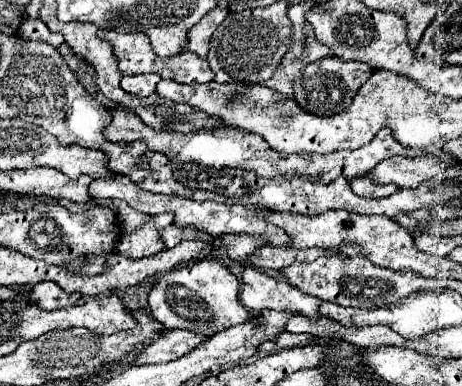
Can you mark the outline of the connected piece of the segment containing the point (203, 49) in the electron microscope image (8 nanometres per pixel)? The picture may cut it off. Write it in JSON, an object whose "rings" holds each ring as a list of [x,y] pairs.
{"rings":[[[212,9],[208,15],[204,15],[204,19],[200,19],[200,23],[196,23],[196,27],[192,27],[192,31],[188,31],[188,41],[184,45],[184,51],[192,51],[196,53],[200,59],[206,61],[208,57],[208,45],[210,45],[210,37],[216,31],[216,27],[226,19],[228,11],[226,9]]]}

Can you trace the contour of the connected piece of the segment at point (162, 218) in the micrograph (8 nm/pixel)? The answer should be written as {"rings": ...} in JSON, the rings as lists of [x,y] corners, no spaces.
{"rings":[[[172,213],[166,215],[154,215],[150,217],[148,223],[144,223],[140,229],[136,229],[130,235],[124,235],[116,249],[120,255],[130,257],[130,259],[140,259],[140,257],[150,257],[156,255],[164,249],[164,241],[160,237],[160,231],[172,223]]]}

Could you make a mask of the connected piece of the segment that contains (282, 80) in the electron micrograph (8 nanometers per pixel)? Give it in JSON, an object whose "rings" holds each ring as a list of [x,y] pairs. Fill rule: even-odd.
{"rings":[[[300,3],[300,5],[290,5],[288,7],[288,19],[292,21],[293,29],[292,39],[294,41],[292,41],[292,47],[288,49],[288,53],[280,61],[280,67],[276,67],[274,79],[270,77],[268,81],[260,83],[264,87],[270,87],[270,89],[278,91],[282,97],[292,97],[294,95],[292,79],[296,75],[300,75],[304,65],[330,55],[330,49],[326,45],[322,45],[320,41],[316,41],[313,27],[304,19],[306,11],[312,5],[314,3]],[[292,13],[302,13],[302,15],[292,17]]]}

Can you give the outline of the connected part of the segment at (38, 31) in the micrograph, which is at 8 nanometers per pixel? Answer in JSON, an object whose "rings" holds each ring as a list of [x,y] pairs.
{"rings":[[[32,17],[24,19],[24,23],[20,25],[18,35],[26,41],[46,41],[52,47],[58,47],[58,45],[64,43],[62,33],[52,33],[40,19],[32,19]]]}

